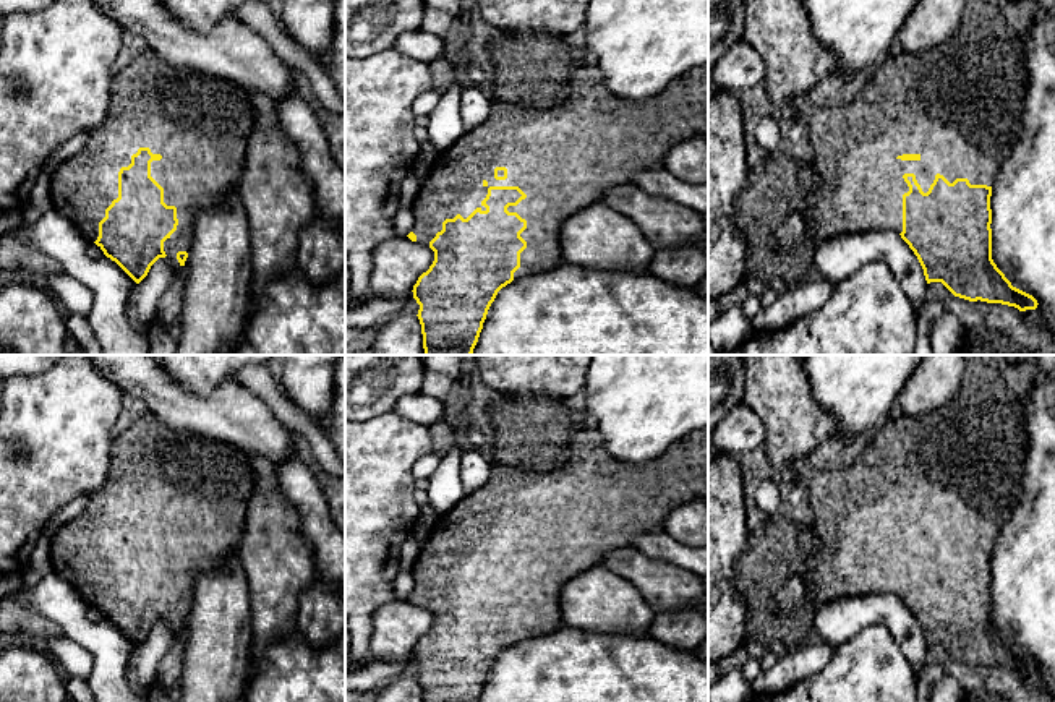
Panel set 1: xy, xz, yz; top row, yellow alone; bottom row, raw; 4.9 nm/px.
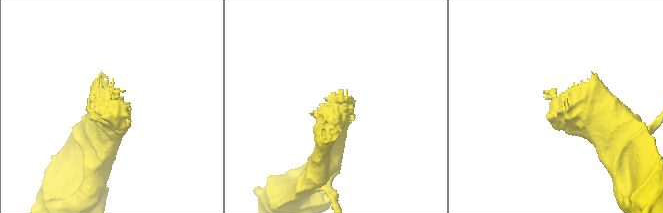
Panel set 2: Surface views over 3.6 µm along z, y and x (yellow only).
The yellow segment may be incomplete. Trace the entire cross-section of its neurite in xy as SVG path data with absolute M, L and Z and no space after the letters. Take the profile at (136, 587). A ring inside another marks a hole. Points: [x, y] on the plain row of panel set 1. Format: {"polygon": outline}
{"polygon": "M147 410L128 430L113 434L105 483L89 493L88 507L52 537L52 569L136 647L159 621L169 619L182 631L193 606L196 577L217 572L238 550L254 488L245 451L173 431Z"}

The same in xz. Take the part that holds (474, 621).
{"polygon": "M506 392L506 397L494 404L489 410L493 418L494 439L489 444L493 452L493 467L488 482L472 493L467 493L451 511L441 514L438 522L421 546L416 563L412 569L415 587L407 598L412 605L423 606L434 614L434 624L426 636L423 636L413 648L413 661L420 668L418 683L421 687L423 702L478 702L486 683L488 673L494 665L498 655L510 647L514 642L540 637L557 632L562 626L562 613L559 606L559 595L562 585L598 566L603 566L604 558L617 550L632 543L632 540L643 533L663 532L668 514L681 504L695 499L708 499L708 426L694 431L669 446L668 451L658 457L639 464L629 464L614 459L608 454L603 436L596 428L582 426L575 430L569 425L569 413L562 404L562 397L551 394L532 392Z"}

